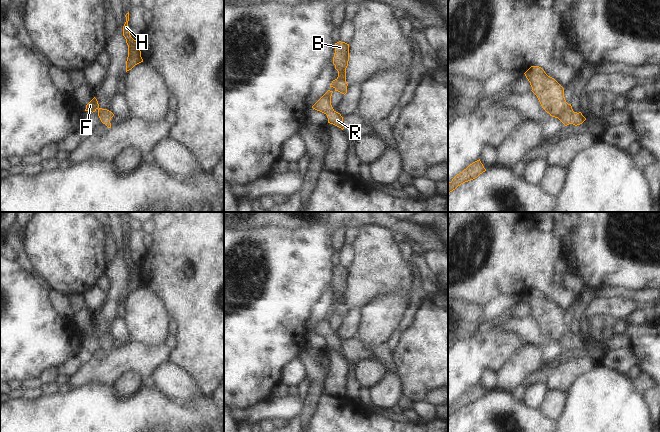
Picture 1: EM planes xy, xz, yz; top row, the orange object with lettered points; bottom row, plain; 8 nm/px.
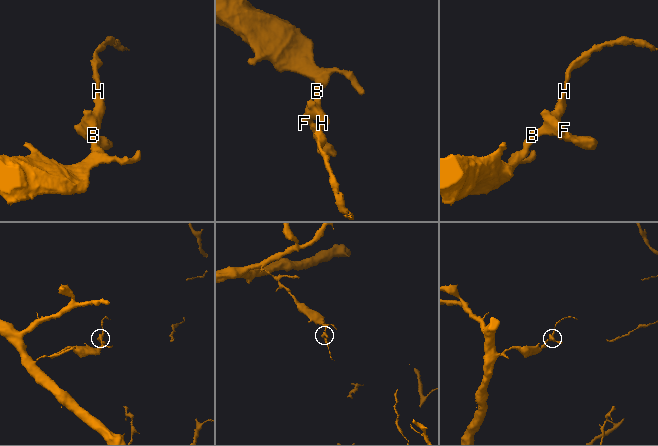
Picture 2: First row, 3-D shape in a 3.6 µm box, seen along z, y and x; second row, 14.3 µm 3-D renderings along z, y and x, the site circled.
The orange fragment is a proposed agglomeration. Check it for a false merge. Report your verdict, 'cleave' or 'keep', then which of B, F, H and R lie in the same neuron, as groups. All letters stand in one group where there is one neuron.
keep; groups B F H R

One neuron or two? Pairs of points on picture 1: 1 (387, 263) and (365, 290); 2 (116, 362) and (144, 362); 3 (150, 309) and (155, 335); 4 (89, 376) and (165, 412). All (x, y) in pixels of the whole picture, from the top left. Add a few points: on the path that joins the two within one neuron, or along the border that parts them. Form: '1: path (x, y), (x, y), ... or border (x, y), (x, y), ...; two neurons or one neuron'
1: path (380, 270), (367, 283); one neuron
2: path (123, 362), (137, 362); one neuron
3: path (150, 315), (150, 327), (152, 329); one neuron
4: border (113, 383), (89, 383), (82, 387); two neurons

